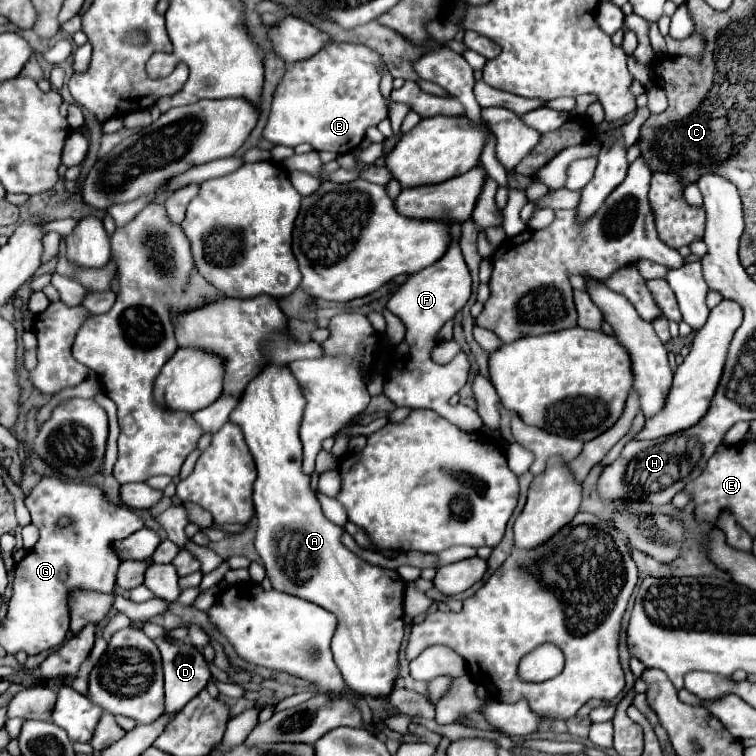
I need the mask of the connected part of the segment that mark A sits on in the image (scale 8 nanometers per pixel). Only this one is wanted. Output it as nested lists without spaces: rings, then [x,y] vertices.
[[[267,364],[245,388],[241,402],[231,412],[231,422],[239,424],[247,446],[257,464],[257,480],[253,490],[255,512],[259,518],[255,548],[265,564],[271,586],[279,592],[303,598],[307,602],[315,602],[321,608],[333,612],[339,620],[337,632],[331,642],[331,652],[337,668],[341,670],[343,680],[361,694],[371,694],[377,698],[385,698],[393,690],[393,682],[397,678],[397,654],[403,642],[403,590],[405,582],[395,570],[387,570],[381,566],[373,566],[353,554],[343,546],[341,534],[343,528],[329,522],[321,510],[321,504],[315,498],[309,482],[311,478],[301,472],[301,440],[299,440],[299,424],[303,418],[305,398],[297,378],[289,372],[289,366]]]

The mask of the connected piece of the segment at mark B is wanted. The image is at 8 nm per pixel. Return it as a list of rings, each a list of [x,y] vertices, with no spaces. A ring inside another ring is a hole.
[[[333,42],[315,56],[293,64],[273,94],[263,138],[291,148],[307,142],[315,150],[329,150],[335,154],[355,150],[363,142],[365,130],[389,116],[389,108],[379,90],[381,66],[383,60],[377,52],[349,42]]]

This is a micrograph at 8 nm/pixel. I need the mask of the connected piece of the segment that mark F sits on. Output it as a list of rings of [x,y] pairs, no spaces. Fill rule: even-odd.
[[[453,224],[451,234],[453,234],[453,240],[445,256],[435,264],[409,274],[409,278],[397,288],[397,292],[387,302],[387,308],[405,324],[407,332],[403,342],[395,346],[396,360],[401,364],[388,368],[387,380],[383,382],[383,394],[395,406],[429,408],[429,410],[435,410],[439,416],[447,418],[451,424],[459,426],[461,430],[481,430],[483,422],[476,410],[460,403],[449,404],[449,398],[457,394],[469,378],[471,364],[467,354],[459,354],[449,364],[443,364],[443,366],[431,360],[431,350],[437,344],[435,342],[437,332],[443,328],[443,324],[449,318],[453,318],[467,304],[471,296],[471,274],[465,266],[459,240],[457,240],[461,236],[461,224]]]

